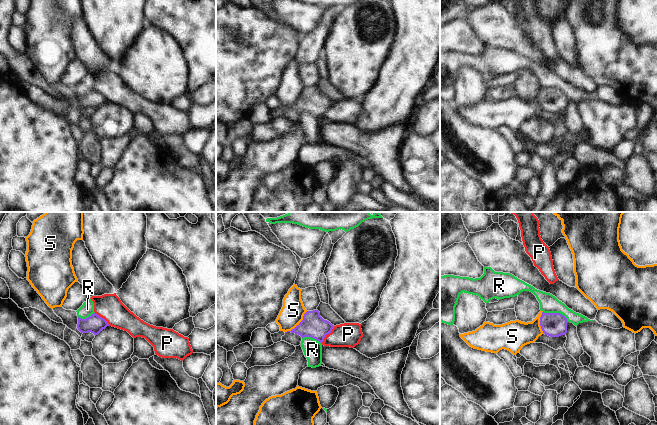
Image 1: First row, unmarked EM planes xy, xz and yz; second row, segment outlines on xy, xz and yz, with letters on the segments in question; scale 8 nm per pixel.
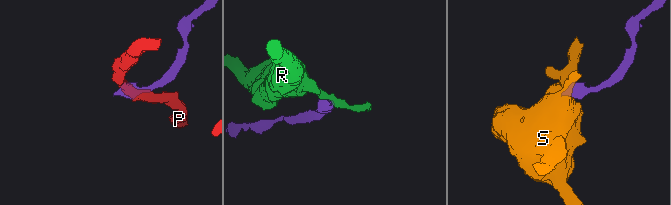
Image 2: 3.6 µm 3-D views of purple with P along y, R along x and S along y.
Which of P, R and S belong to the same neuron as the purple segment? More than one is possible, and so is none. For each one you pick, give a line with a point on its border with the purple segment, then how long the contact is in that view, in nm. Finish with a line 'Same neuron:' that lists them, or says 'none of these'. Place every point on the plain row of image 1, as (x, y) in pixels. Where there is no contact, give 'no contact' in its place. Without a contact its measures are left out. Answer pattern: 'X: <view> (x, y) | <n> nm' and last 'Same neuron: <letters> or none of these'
Same neuron: none of these

